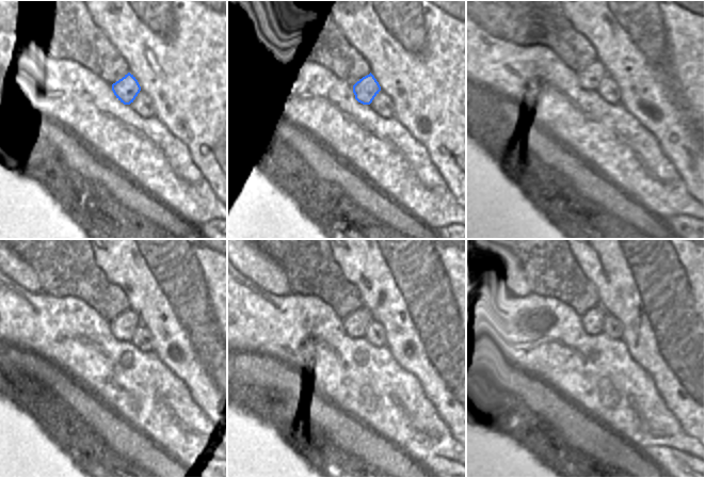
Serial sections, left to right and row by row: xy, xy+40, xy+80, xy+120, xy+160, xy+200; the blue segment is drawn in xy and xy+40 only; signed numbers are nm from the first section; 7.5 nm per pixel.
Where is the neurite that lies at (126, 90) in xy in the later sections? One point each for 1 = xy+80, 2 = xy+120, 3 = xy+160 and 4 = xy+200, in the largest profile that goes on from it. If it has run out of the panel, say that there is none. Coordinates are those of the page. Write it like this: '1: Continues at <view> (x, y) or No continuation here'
1: Continues at xy+80 (602, 81)
2: Continues at xy+120 (123, 327)
3: Continues at xy+160 (355, 324)
4: Continues at xy+200 (592, 321).

